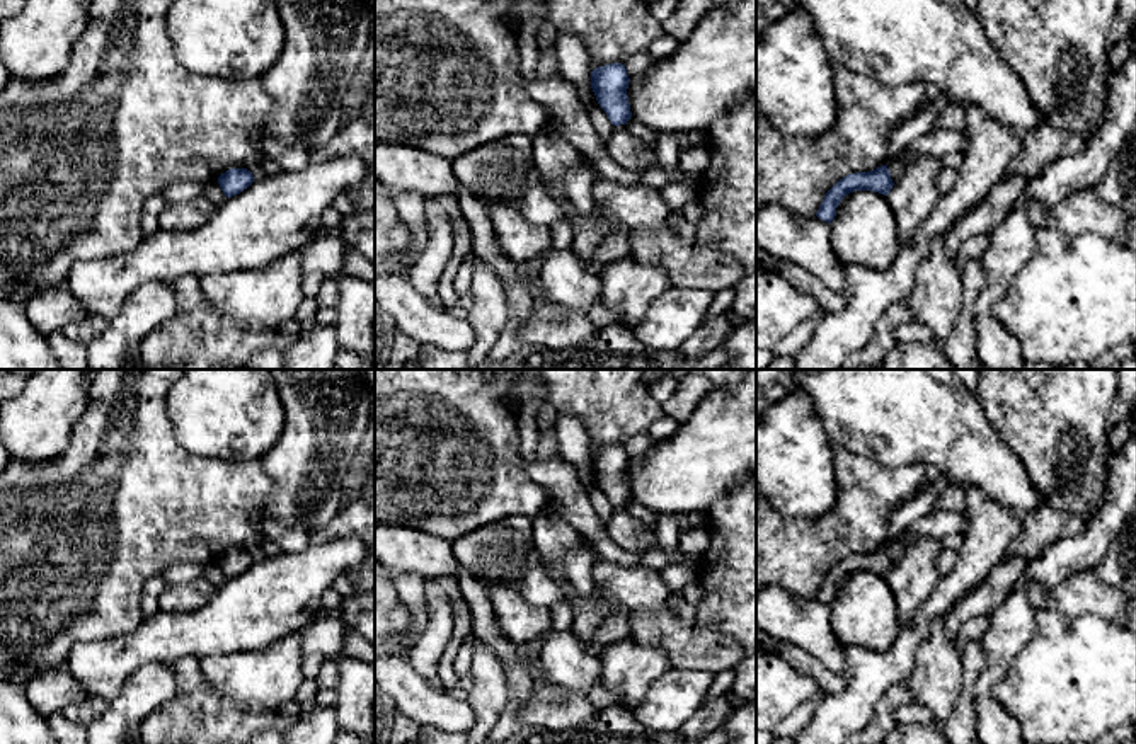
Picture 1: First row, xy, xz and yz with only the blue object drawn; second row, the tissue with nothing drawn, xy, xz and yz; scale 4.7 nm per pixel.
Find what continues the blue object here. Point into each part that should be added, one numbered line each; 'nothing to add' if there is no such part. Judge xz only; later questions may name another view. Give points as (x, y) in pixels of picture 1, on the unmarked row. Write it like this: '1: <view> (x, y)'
nothing to add

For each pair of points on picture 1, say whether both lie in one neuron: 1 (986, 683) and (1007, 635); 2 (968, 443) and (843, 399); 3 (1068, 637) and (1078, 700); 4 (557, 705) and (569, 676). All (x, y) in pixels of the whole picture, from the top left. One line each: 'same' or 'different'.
1: same
2: same
3: same
4: different

